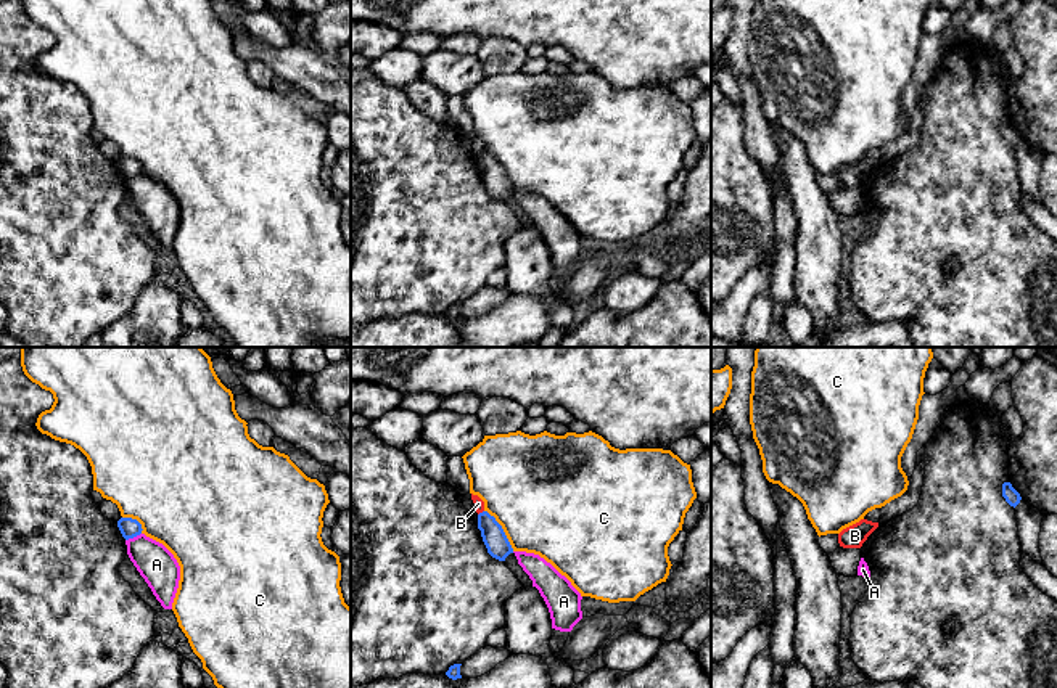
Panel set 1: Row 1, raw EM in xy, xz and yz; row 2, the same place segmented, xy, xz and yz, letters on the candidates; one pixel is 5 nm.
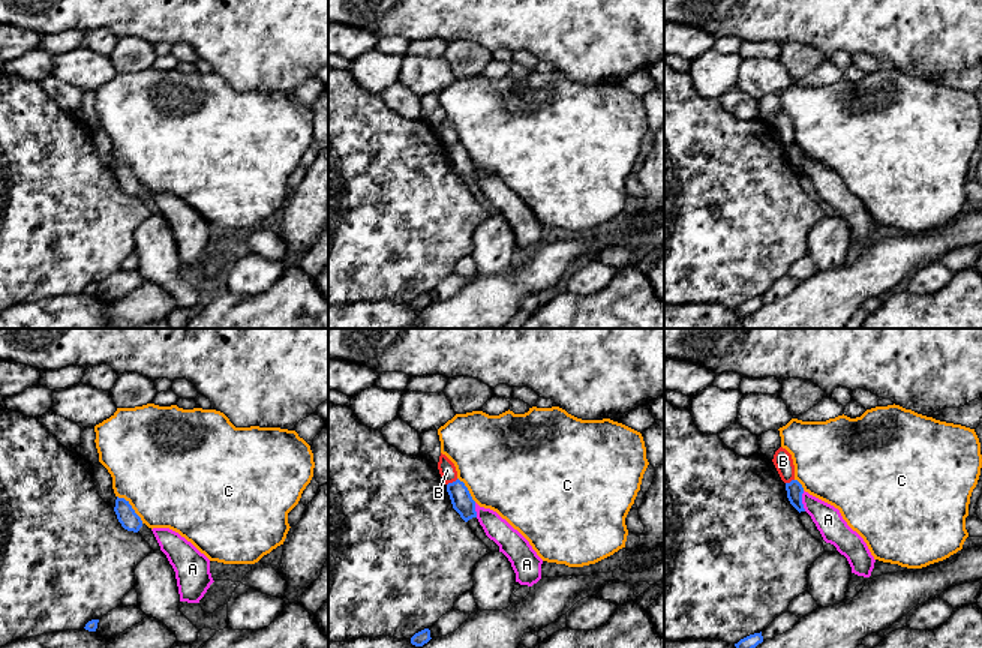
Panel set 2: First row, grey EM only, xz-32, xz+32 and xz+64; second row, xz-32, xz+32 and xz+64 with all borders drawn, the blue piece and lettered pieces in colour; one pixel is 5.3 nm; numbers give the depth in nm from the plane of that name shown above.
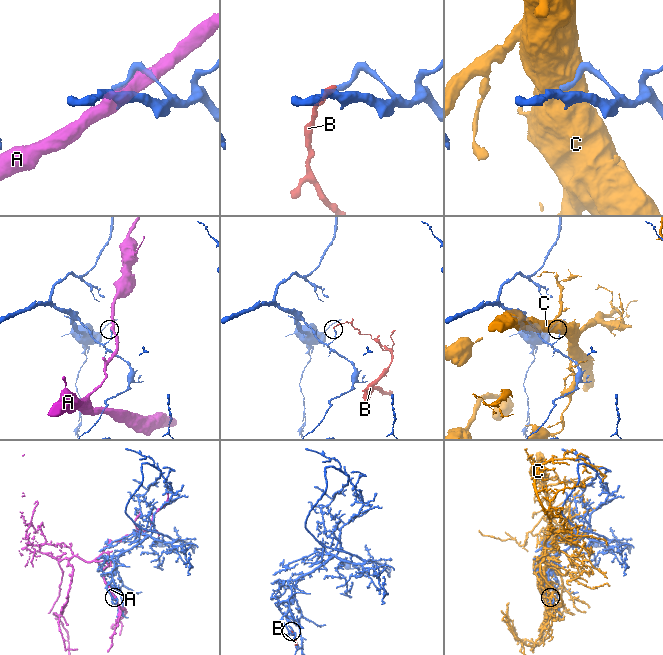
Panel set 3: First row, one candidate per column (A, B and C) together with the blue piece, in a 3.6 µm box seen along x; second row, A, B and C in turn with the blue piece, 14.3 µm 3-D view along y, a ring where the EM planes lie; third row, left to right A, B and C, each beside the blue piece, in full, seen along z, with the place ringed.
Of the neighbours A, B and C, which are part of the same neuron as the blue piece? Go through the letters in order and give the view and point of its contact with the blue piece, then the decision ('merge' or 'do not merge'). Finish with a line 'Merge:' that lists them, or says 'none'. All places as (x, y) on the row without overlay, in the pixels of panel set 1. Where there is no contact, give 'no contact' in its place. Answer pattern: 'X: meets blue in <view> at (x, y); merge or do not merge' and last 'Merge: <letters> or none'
A: meets blue in xy at (132, 177); do not merge
B: meets blue in xz at (480, 153); do not merge
C: meets blue in xz at (502, 169); do not merge
Merge: none

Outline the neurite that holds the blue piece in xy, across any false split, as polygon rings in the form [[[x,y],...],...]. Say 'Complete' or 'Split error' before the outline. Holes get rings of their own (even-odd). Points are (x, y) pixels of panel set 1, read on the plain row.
Complete. [[[121,158],[117,167],[125,180],[134,178],[142,174],[142,164],[132,158]]]

